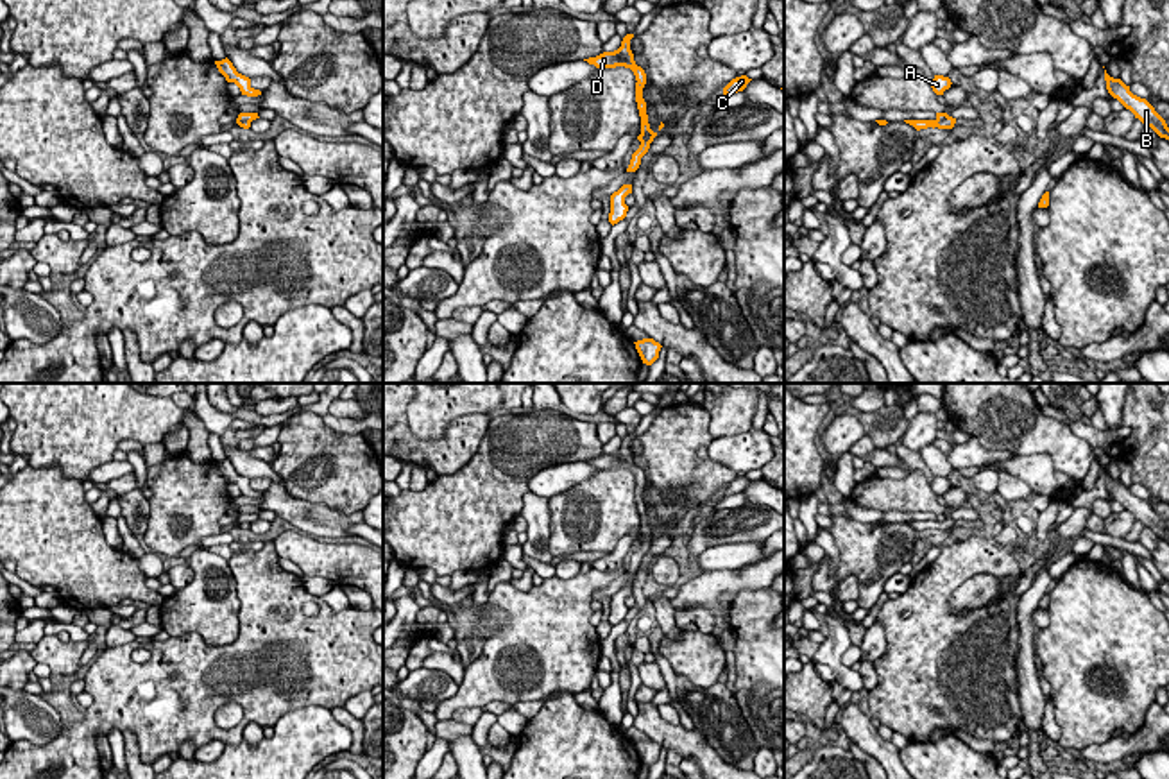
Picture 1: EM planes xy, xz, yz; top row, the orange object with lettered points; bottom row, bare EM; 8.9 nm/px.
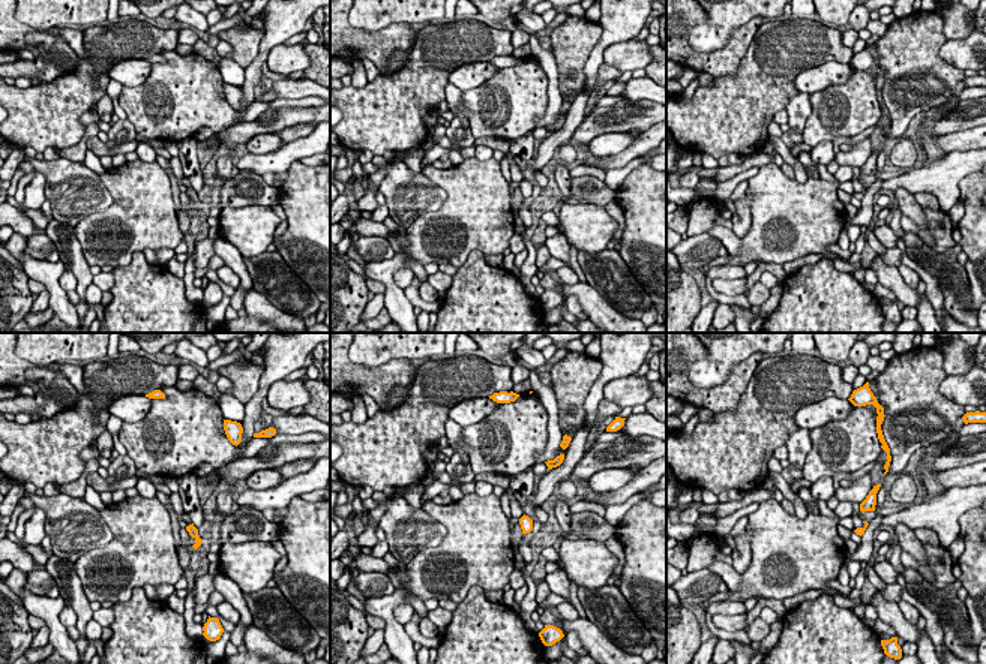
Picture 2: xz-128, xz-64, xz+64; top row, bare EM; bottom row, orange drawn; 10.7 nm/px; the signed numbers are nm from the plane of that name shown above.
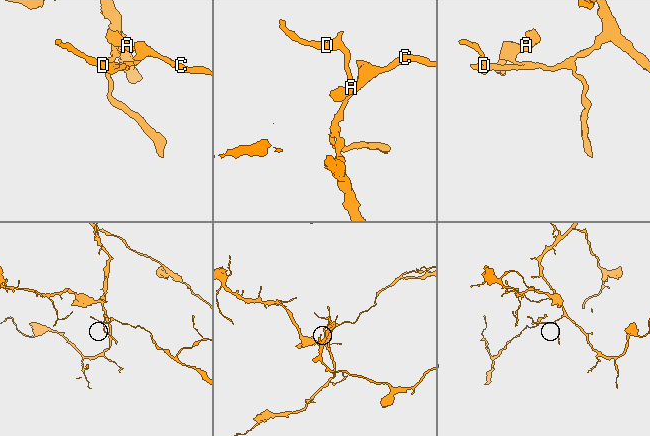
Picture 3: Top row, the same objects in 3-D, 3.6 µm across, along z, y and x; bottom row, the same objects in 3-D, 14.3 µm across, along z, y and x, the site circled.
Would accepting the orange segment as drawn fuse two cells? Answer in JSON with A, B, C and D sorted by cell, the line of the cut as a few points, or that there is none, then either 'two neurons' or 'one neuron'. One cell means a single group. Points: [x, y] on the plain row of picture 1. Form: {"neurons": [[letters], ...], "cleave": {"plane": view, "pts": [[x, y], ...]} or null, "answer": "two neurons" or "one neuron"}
{"neurons": [["A", "C"], ["B", "D"]], "cleave": {"plane": "xz", "pts": [[652, 532], [641, 543]]}, "answer": "two neurons"}

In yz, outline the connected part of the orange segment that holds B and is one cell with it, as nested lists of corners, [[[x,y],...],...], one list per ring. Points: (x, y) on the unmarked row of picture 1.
[[[1105,471],[1105,482],[1108,494],[1117,500],[1126,510],[1130,510],[1135,519],[1139,519],[1146,528],[1151,528],[1160,539],[1169,541],[1169,528],[1165,521],[1155,512],[1155,509],[1146,501],[1130,492],[1121,480],[1114,480]]]

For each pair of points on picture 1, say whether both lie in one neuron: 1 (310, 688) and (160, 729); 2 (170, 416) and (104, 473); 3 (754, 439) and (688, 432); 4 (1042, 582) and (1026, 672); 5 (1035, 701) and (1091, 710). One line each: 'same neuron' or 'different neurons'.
1: same neuron
2: different neurons
3: different neurons
4: same neuron
5: different neurons

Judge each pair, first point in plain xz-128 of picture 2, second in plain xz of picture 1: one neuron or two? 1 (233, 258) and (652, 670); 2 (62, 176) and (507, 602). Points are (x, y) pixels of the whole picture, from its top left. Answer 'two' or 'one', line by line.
1: one
2: two

